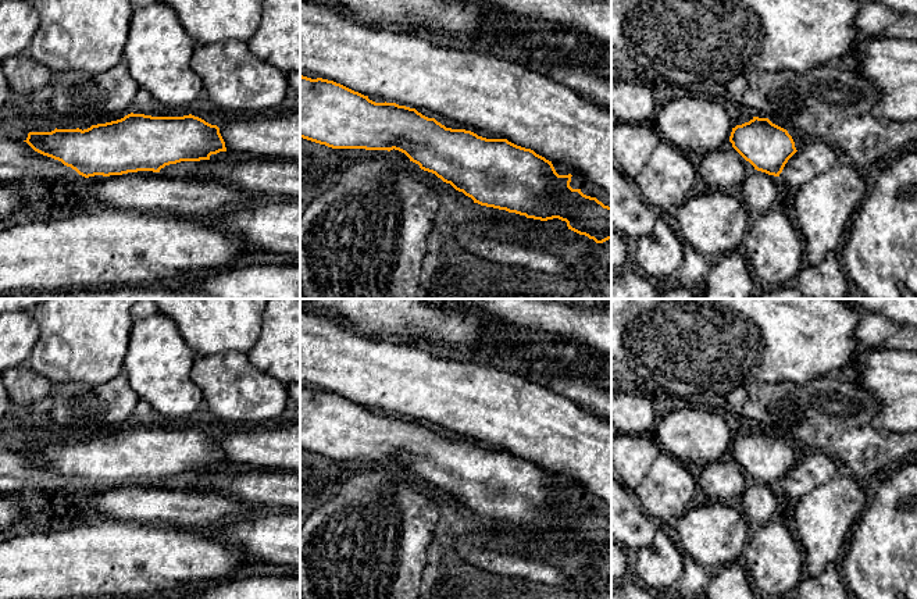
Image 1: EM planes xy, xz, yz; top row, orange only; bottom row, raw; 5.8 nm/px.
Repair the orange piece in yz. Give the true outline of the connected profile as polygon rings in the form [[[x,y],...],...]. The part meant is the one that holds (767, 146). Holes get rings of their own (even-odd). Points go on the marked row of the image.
[[[753,117],[749,122],[732,128],[732,147],[754,170],[779,177],[788,160],[798,151],[786,129],[768,118]]]

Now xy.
[[[131,113],[83,131],[29,132],[24,142],[85,178],[160,172],[170,164],[210,160],[211,154],[226,151],[220,128],[192,114],[151,117]]]

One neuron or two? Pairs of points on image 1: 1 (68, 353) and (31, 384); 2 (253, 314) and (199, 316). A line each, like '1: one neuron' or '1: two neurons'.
1: two neurons
2: one neuron

